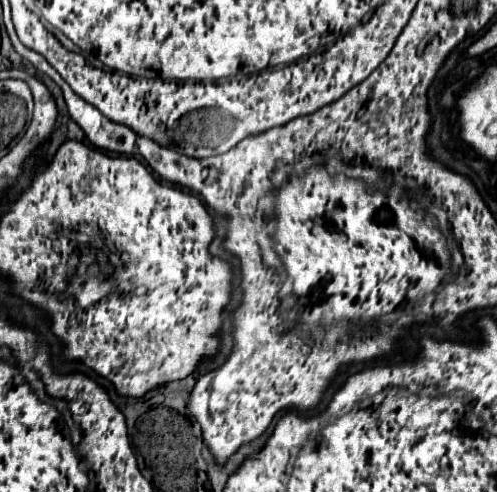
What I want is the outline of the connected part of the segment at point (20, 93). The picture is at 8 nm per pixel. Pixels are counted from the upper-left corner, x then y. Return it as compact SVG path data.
M7 79L7 81L5 81L5 93L11 93L11 95L23 99L25 105L33 105L33 97L31 97L31 91L29 91L29 87L27 87L25 81Z

